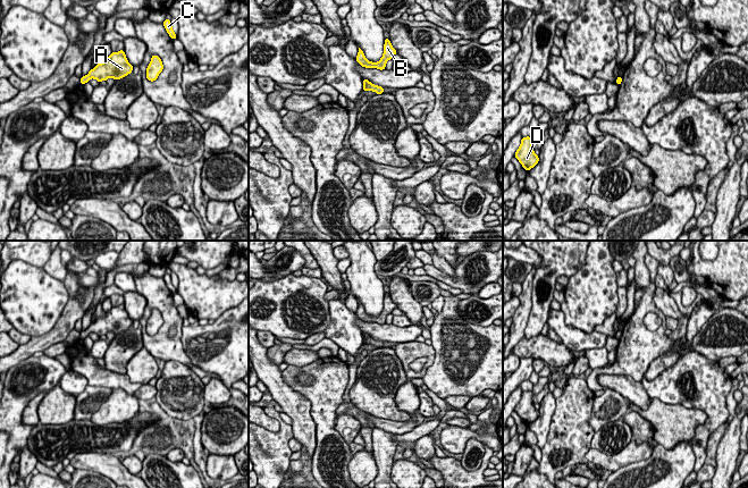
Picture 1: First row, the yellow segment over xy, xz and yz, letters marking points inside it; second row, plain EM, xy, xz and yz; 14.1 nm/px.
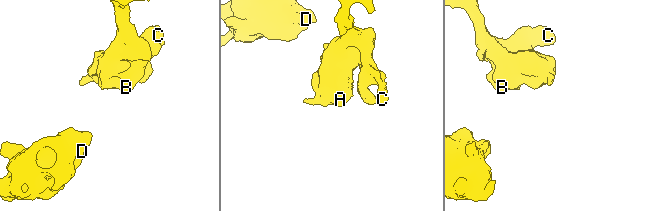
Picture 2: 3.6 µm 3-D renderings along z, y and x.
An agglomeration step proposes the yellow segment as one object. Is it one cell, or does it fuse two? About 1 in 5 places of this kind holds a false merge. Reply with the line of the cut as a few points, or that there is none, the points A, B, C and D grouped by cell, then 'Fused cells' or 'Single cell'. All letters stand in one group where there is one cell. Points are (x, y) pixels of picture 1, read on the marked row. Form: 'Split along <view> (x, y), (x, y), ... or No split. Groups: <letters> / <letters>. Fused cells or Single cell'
No split. Groups: A B C D. Single cell

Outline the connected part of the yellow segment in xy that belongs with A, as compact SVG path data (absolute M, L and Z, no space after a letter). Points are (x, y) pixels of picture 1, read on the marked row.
M120 50L112 52L104 62L98 64L86 76L82 76L81 84L84 85L91 78L98 82L107 81L110 77L115 81L120 79L131 74L132 70L133 66L127 61L124 50Z

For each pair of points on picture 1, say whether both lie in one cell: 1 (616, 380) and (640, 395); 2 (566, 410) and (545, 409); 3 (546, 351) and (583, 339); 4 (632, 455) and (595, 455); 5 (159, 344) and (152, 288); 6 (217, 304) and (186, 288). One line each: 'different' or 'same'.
1: same
2: different
3: different
4: same
5: same
6: same

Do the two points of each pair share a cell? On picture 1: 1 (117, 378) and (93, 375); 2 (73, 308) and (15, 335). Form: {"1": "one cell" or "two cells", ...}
{"1": "one cell", "2": "two cells"}

